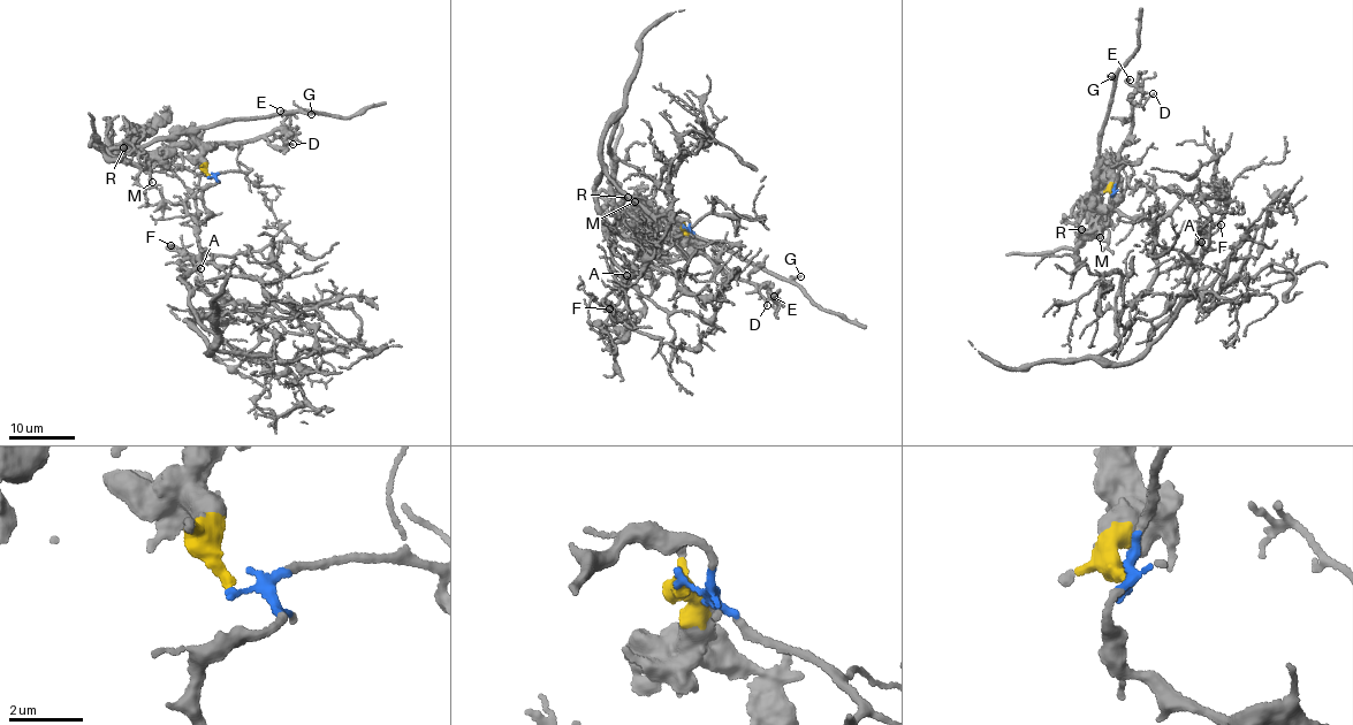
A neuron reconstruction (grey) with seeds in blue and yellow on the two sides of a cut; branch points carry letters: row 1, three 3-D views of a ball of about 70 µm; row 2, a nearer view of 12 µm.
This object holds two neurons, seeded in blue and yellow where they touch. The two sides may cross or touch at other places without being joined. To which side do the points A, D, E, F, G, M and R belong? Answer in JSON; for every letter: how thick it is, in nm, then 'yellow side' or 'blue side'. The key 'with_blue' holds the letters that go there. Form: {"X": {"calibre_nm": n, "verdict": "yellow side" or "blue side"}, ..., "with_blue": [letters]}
{"A": {"calibre_nm": 100, "verdict": "blue side"}, "D": {"calibre_nm": 100, "verdict": "yellow side"}, "E": {"calibre_nm": 190, "verdict": "yellow side"}, "F": {"calibre_nm": 120, "verdict": "blue side"}, "G": {"calibre_nm": 130, "verdict": "yellow side"}, "M": {"calibre_nm": 200, "verdict": "yellow side"}, "R": {"calibre_nm": 460, "verdict": "yellow side"}, "with_blue": ["A", "F"]}

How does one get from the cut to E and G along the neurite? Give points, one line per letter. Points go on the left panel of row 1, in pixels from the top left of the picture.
E: (206, 175), (203, 151), (286, 128), (290, 116), (280, 109)
G: (206, 175), (202, 143), (196, 137), (198, 130), (289, 111), (303, 109), (312, 114)

